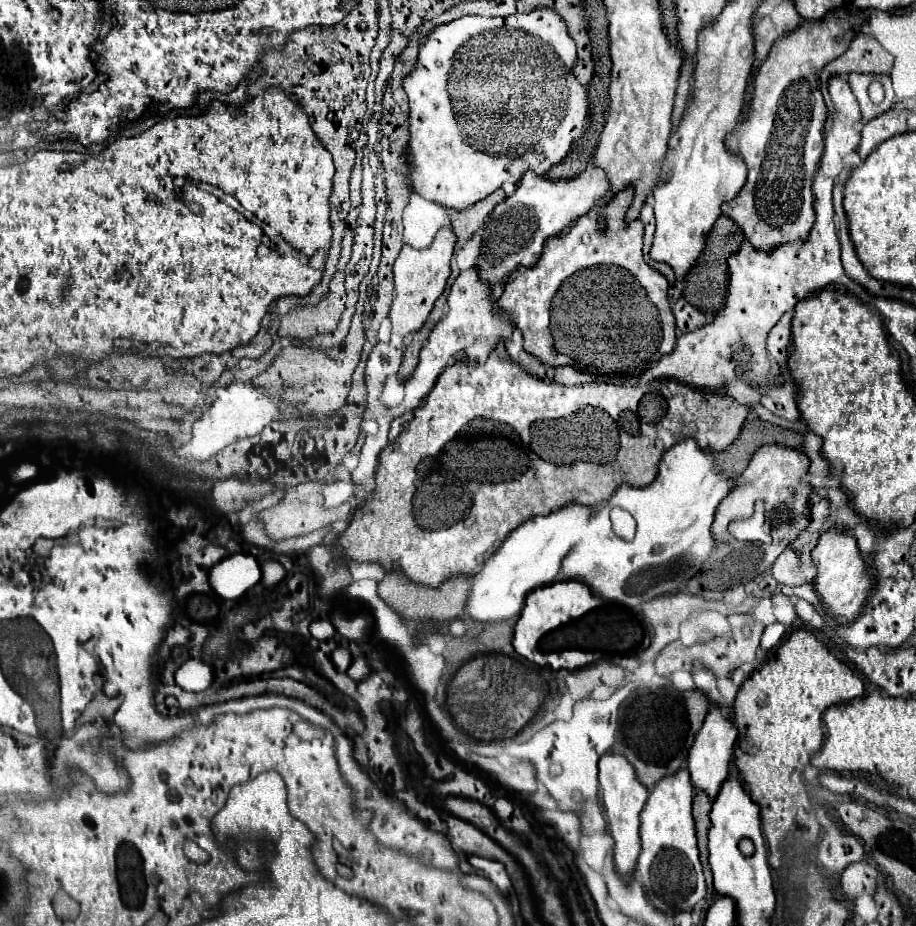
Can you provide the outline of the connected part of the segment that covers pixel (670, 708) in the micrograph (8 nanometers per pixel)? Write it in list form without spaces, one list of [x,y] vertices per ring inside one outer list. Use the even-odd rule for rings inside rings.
[[[674,687],[636,689],[620,705],[616,749],[634,765],[638,779],[648,789],[652,789],[656,781],[676,773],[680,767],[686,765],[688,749],[692,747],[692,741],[700,731],[708,709],[710,701],[698,689],[694,691],[678,691]]]

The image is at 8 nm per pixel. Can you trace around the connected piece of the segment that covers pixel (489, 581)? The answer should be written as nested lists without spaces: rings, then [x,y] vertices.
[[[564,505],[548,515],[532,517],[510,533],[500,551],[488,559],[472,581],[466,613],[476,621],[504,621],[520,615],[526,595],[540,585],[550,585],[560,577],[564,557],[584,539],[584,527],[594,517],[594,509],[586,505]]]

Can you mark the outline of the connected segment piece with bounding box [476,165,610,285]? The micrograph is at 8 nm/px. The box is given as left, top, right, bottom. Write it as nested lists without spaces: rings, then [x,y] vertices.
[[[588,165],[584,173],[560,181],[550,181],[546,177],[536,175],[534,171],[528,171],[518,183],[516,193],[506,197],[490,213],[482,239],[482,249],[476,261],[480,277],[494,285],[496,281],[506,279],[518,265],[532,267],[542,255],[544,241],[548,237],[568,231],[572,221],[588,213],[608,191],[610,191],[608,175],[604,173],[604,169],[596,165]]]

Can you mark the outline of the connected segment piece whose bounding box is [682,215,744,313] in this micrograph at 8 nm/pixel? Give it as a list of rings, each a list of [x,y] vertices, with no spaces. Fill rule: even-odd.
[[[720,215],[718,221],[714,223],[712,231],[706,237],[704,251],[700,253],[694,267],[688,271],[688,275],[682,281],[682,293],[690,305],[694,305],[700,311],[712,311],[712,313],[718,313],[724,307],[724,295],[726,295],[726,287],[728,287],[726,259],[732,257],[740,249],[742,241],[744,241],[742,229],[738,225],[734,225],[734,221],[730,217]]]

